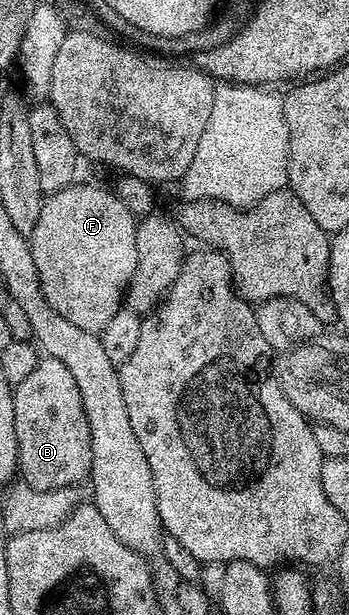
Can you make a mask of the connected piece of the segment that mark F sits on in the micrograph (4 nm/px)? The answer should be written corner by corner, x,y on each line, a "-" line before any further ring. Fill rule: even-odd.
81,182
52,192
42,202
39,221
35,221
35,229
28,236
28,241
35,269
39,269
41,288
47,301
51,301
51,309
55,309
59,317
71,321
71,325
79,325
79,329
100,333
107,321
111,321
111,317
121,310
125,292
133,280
138,220
110,188
108,191
105,187
92,187

